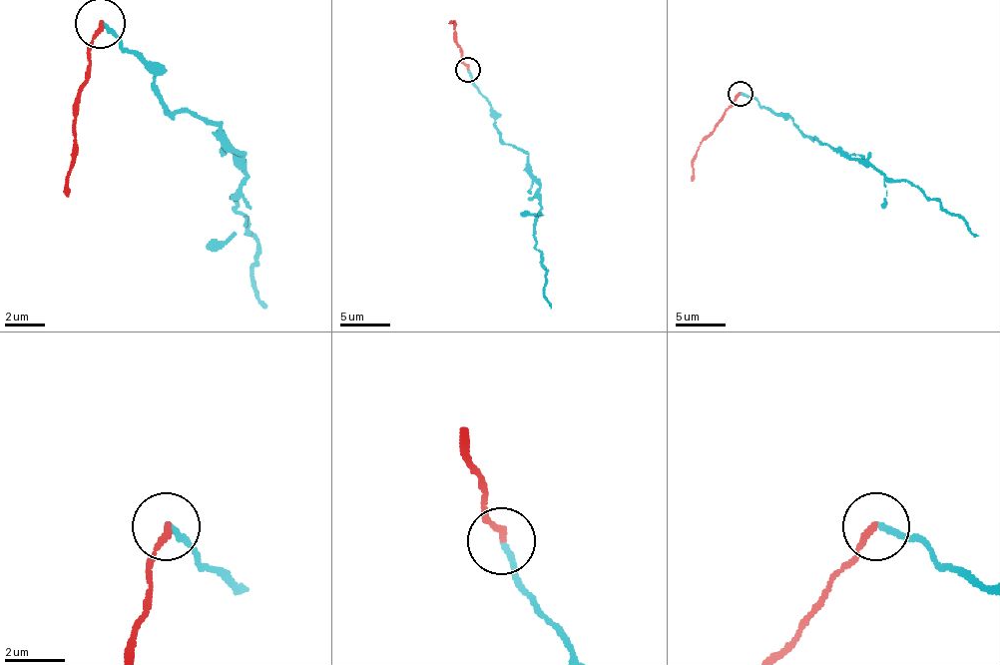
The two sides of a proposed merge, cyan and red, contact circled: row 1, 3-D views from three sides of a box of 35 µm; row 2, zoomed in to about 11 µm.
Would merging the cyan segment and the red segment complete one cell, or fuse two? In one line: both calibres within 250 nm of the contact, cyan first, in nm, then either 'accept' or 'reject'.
200 nm thick on the cyan side, 240 nm on the other; reject

